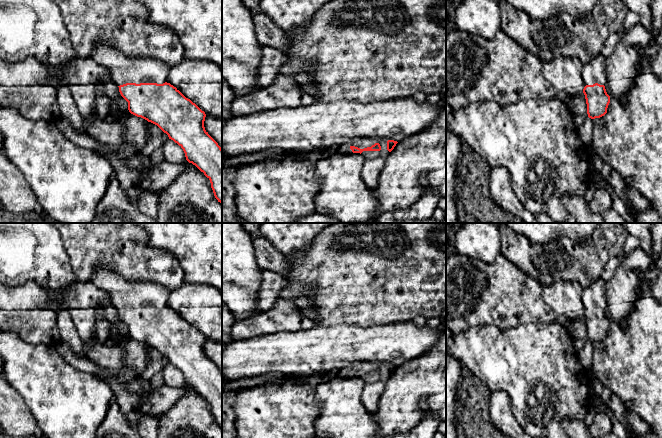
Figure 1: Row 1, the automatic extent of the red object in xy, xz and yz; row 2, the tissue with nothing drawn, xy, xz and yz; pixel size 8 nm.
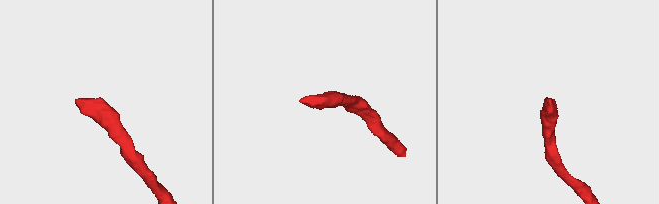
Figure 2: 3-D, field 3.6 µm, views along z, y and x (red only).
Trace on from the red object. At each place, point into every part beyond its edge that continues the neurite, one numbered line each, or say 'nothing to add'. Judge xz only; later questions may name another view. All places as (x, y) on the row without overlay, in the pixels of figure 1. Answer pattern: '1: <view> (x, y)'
1: xz (363, 366)

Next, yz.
1: yz (594, 295)

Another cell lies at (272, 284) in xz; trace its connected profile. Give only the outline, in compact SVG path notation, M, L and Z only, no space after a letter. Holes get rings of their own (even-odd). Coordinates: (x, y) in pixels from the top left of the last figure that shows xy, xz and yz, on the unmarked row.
M262 270L261 285L257 293L257 306L259 311L266 311L273 307L280 294L286 287L285 277L274 271Z

